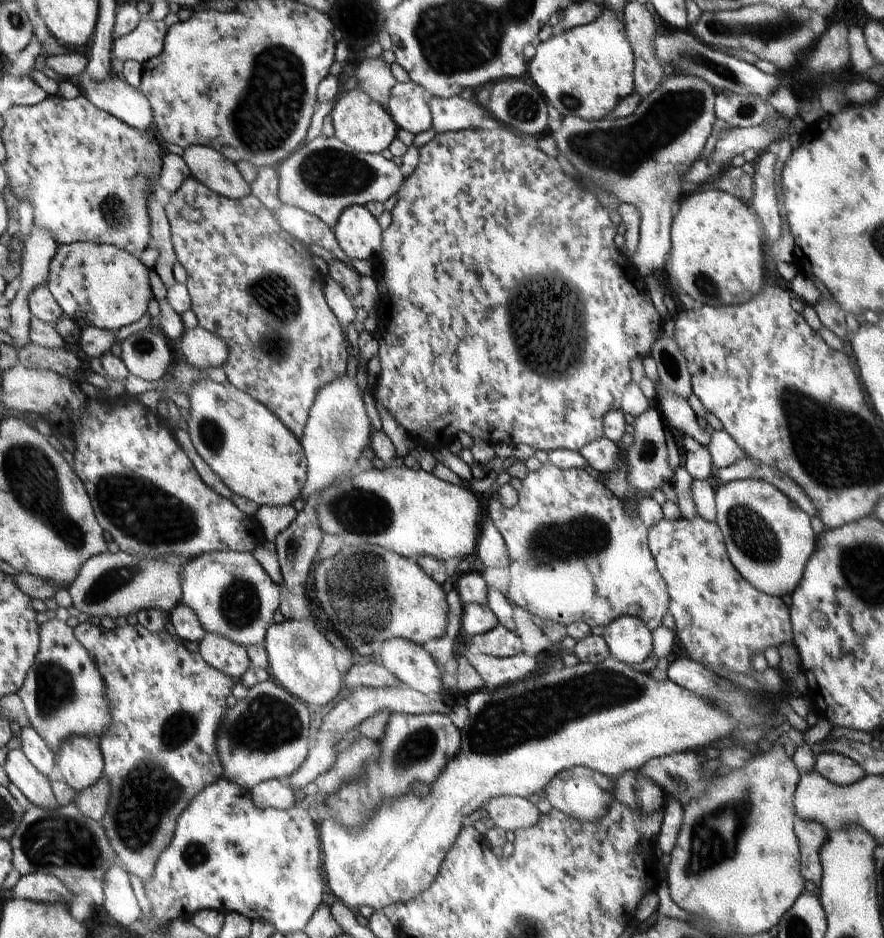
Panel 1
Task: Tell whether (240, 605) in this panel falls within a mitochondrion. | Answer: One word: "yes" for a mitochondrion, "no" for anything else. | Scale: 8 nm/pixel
yes

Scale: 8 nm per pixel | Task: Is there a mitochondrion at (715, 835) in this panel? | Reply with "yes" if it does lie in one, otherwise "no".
yes

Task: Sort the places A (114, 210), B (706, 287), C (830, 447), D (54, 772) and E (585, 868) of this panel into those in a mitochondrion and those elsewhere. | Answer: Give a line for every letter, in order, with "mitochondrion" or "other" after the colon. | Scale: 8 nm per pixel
A: mitochondrion
B: mitochondrion
C: mitochondrion
D: other
E: other

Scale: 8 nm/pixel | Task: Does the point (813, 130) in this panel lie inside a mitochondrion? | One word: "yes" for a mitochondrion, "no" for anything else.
no

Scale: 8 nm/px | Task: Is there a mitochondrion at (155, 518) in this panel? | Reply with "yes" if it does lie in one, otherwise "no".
yes

